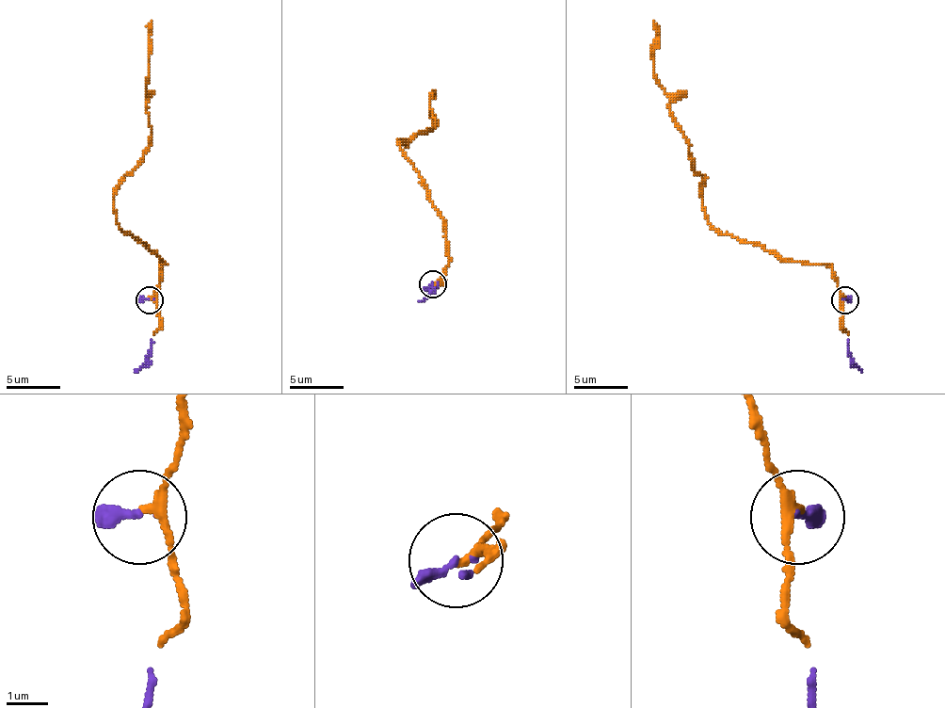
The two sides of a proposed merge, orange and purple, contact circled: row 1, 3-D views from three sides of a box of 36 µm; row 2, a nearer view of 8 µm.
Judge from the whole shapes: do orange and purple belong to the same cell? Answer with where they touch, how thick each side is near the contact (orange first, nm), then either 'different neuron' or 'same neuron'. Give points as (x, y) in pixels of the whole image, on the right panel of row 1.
at (844, 299); 200 nm thick on the orange side, 280 nm on the other; same neuron

